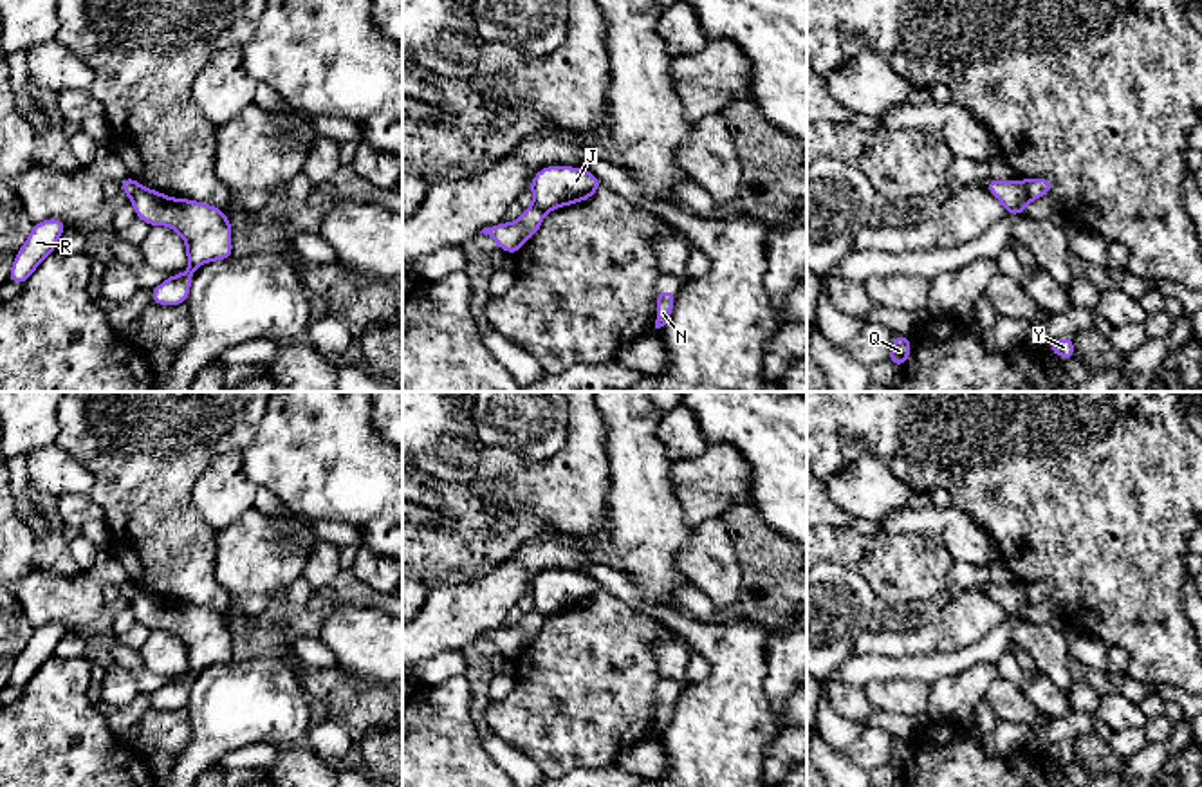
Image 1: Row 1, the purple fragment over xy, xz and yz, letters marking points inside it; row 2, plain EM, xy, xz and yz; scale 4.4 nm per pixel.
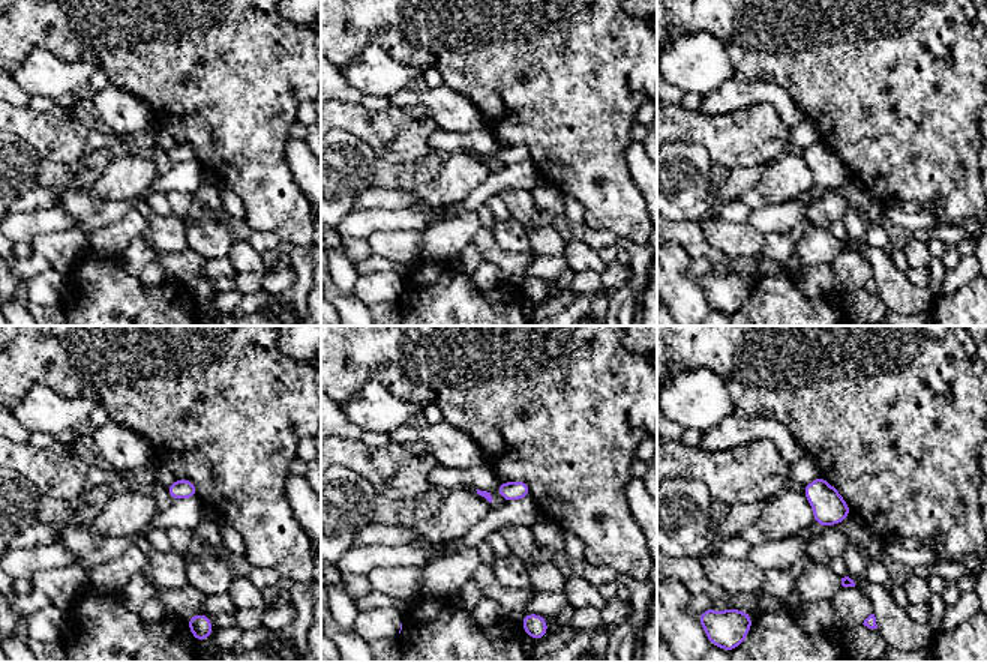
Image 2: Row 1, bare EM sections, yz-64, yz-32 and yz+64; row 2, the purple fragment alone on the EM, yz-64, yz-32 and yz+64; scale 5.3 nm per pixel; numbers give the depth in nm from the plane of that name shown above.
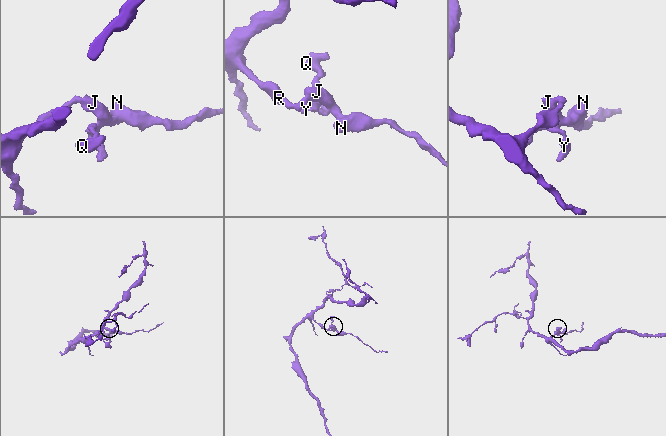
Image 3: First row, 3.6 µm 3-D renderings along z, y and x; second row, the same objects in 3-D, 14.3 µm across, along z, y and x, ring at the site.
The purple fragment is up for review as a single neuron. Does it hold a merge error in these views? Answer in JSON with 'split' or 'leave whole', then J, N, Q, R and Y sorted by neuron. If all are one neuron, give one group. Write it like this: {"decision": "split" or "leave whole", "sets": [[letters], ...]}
{"decision": "split", "sets": [["J", "N", "Q", "Y"], ["R"]]}

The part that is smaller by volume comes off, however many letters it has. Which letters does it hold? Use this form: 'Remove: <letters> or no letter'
Remove: J, N, Q, Y

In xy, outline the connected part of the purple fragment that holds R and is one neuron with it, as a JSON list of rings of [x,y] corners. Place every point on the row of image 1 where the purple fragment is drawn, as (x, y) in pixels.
[[[47,218],[34,224],[27,242],[16,253],[9,282],[23,285],[34,269],[56,251],[56,242],[65,229],[67,224],[60,218]]]

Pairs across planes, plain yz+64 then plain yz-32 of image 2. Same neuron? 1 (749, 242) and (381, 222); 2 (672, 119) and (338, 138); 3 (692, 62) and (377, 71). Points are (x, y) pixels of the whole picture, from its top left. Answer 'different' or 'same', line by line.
1: different
2: different
3: same

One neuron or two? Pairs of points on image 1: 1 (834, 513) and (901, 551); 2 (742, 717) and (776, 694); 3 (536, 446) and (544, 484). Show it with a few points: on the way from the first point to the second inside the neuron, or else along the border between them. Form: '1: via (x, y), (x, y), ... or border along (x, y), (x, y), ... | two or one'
1: border along (825, 524), (849, 527) | two
2: border along (766, 657), (764, 694), (778, 731) | two
3: border along (565, 425), (565, 444), (538, 462) | two

